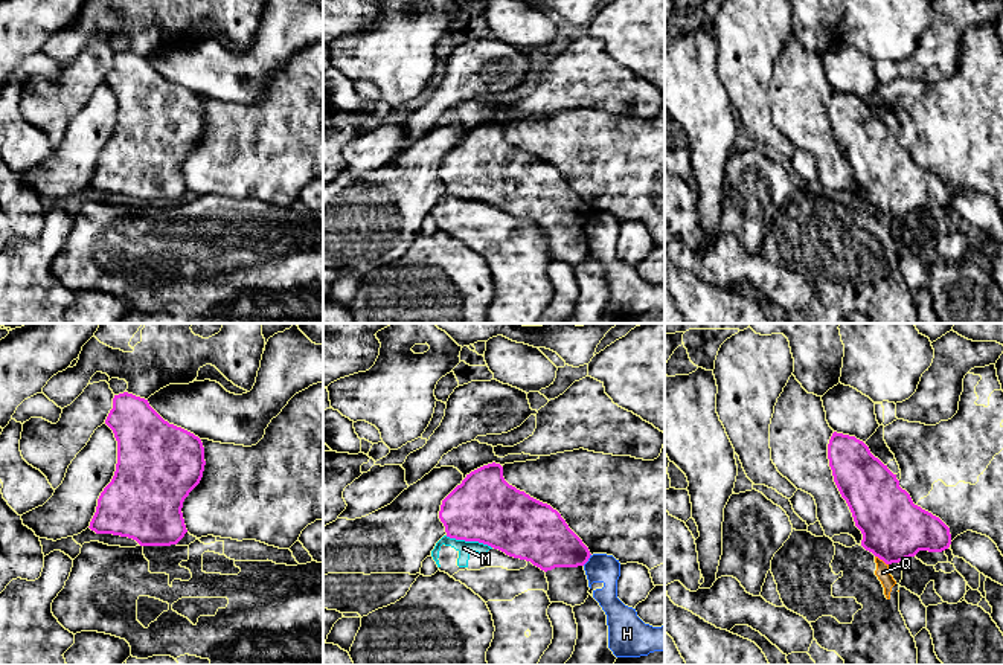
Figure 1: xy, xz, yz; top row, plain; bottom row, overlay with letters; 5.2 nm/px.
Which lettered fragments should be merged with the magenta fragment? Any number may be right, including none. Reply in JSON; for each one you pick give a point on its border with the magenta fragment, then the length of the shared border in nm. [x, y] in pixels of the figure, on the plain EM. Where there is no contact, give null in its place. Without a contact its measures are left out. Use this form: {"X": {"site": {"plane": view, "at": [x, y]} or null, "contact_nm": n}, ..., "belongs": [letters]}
{"belongs": []}

